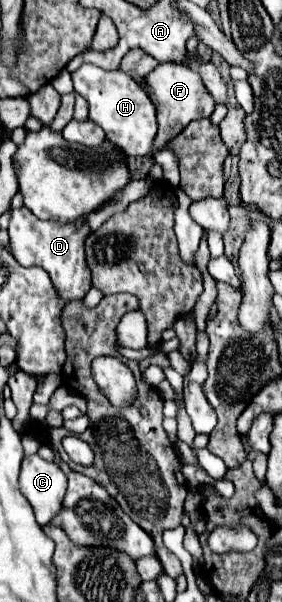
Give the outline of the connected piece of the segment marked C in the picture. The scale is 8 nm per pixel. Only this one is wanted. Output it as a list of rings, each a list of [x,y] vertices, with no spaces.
[[[38,454],[24,456],[20,468],[20,492],[34,508],[38,524],[48,524],[60,510],[66,492],[66,476],[54,464],[42,460]]]

